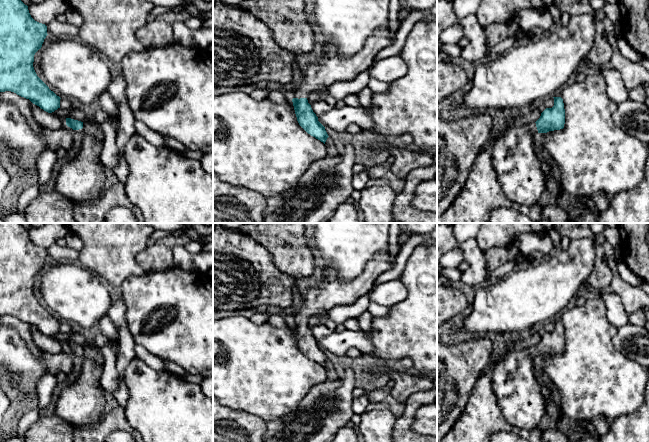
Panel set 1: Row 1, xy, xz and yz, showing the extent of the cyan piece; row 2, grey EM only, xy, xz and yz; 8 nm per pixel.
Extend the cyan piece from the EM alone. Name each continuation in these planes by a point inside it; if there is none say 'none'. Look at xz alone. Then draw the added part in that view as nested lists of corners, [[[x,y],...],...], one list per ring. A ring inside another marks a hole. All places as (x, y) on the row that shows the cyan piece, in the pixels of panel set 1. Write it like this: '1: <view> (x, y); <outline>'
1: xz (330, 67); [[[389,25],[379,28],[364,43],[363,48],[351,57],[340,57],[335,44],[331,41],[321,46],[317,62],[301,70],[301,80],[294,98],[308,98],[313,92],[325,92],[335,82],[353,80],[359,73],[370,69],[377,54],[393,44],[395,37],[391,36]]]

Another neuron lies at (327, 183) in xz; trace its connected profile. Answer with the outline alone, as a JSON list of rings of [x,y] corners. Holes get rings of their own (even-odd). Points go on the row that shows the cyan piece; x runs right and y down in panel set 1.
[[[346,145],[342,153],[318,159],[297,185],[278,195],[266,198],[264,223],[328,223],[336,208],[351,196],[355,154],[352,145]]]

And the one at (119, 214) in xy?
[[[112,207],[106,215],[105,223],[138,223],[129,207]]]

